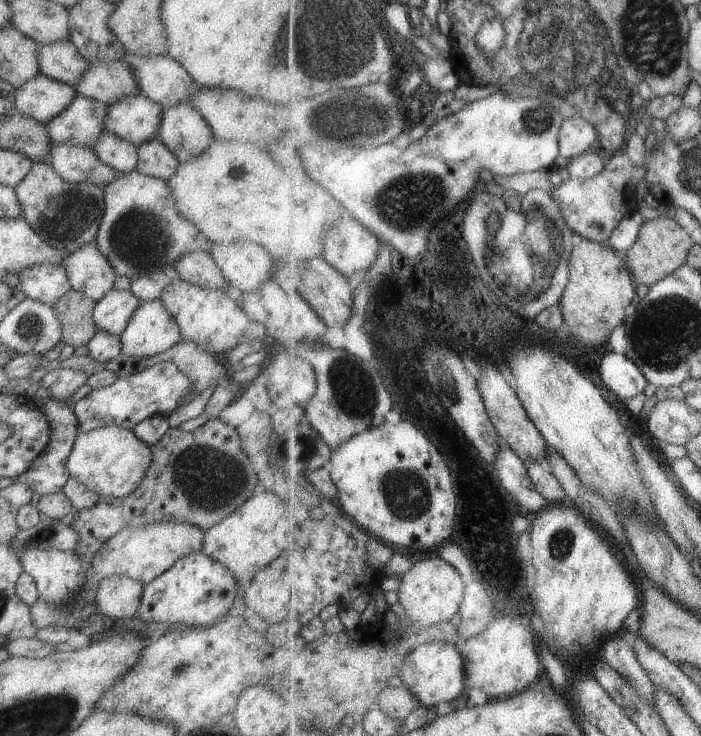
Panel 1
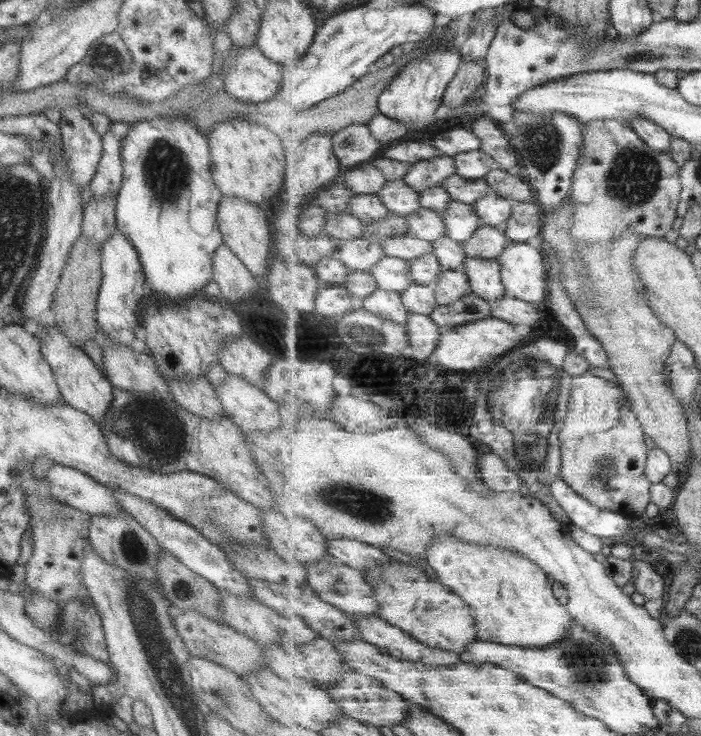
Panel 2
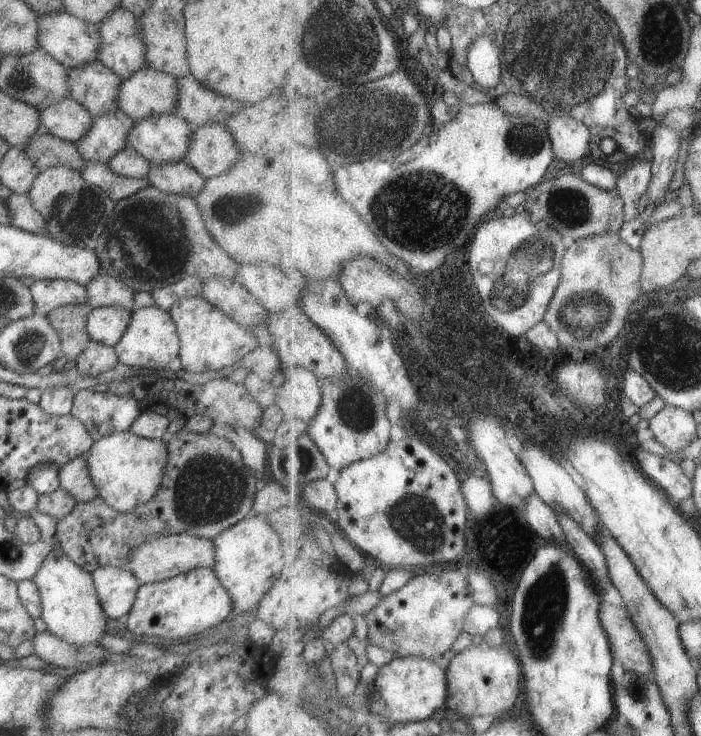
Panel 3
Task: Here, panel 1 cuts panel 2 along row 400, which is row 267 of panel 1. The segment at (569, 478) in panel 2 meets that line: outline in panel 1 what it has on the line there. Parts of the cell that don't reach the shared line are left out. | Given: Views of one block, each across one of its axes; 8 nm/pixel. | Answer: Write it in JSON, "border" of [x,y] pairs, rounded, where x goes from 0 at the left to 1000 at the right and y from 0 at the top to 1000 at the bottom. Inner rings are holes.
{"border":[[[825,325],[813,353],[813,382],[797,413],[815,454],[843,467],[866,465],[872,451],[892,438],[894,416],[907,405],[906,390],[890,346],[867,332]]]}

